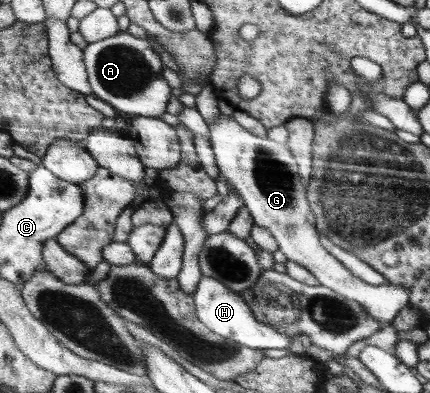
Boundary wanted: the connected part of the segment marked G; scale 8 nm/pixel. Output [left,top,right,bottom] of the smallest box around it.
[208,116,409,327]

